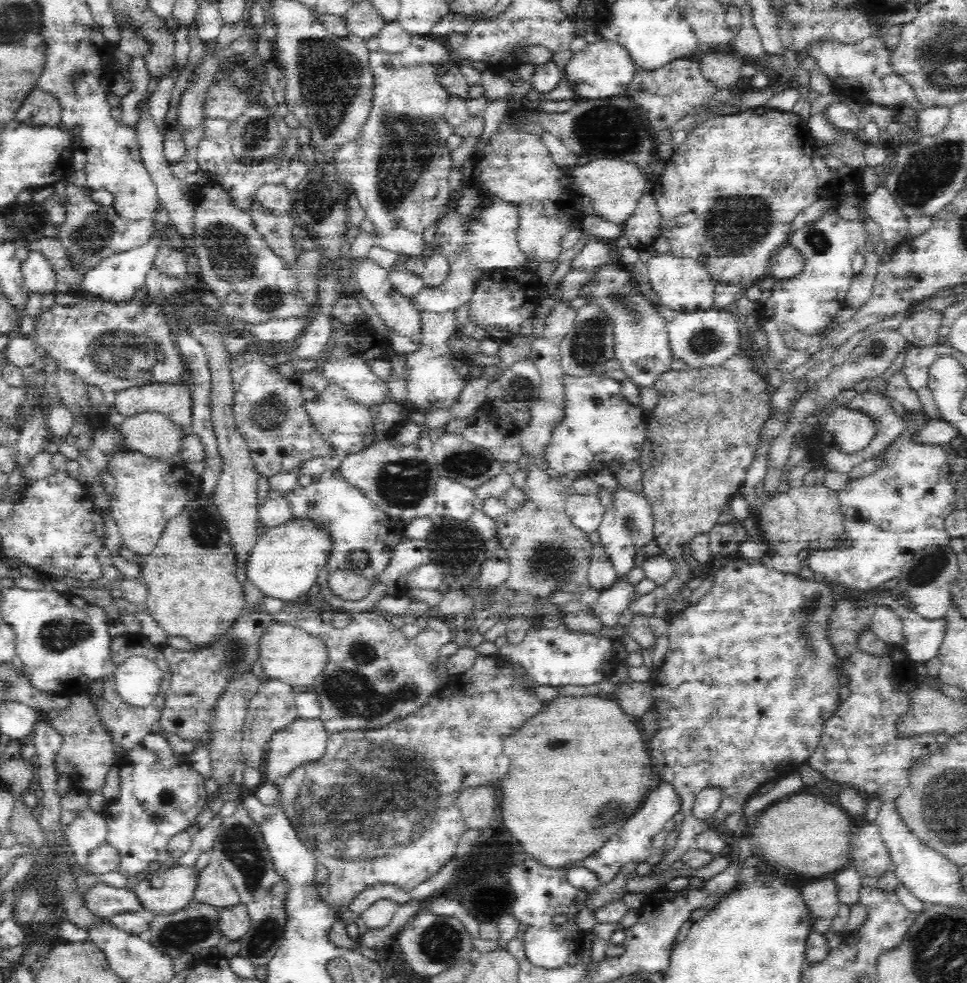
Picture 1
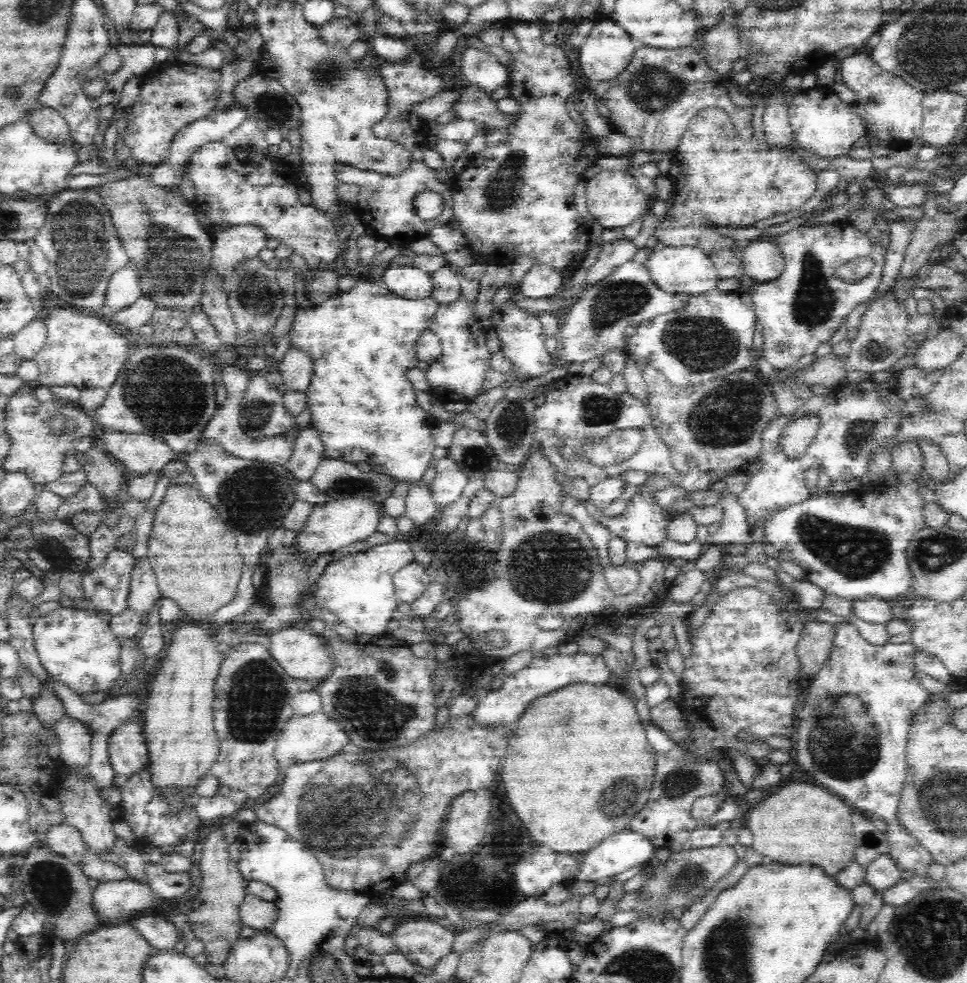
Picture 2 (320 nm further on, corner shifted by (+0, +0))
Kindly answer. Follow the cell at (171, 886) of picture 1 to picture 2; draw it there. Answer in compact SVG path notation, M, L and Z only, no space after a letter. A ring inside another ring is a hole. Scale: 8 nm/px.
M99 882L92 894L92 907L101 920L136 915L160 904L165 903L152 893L150 886L140 882Z

